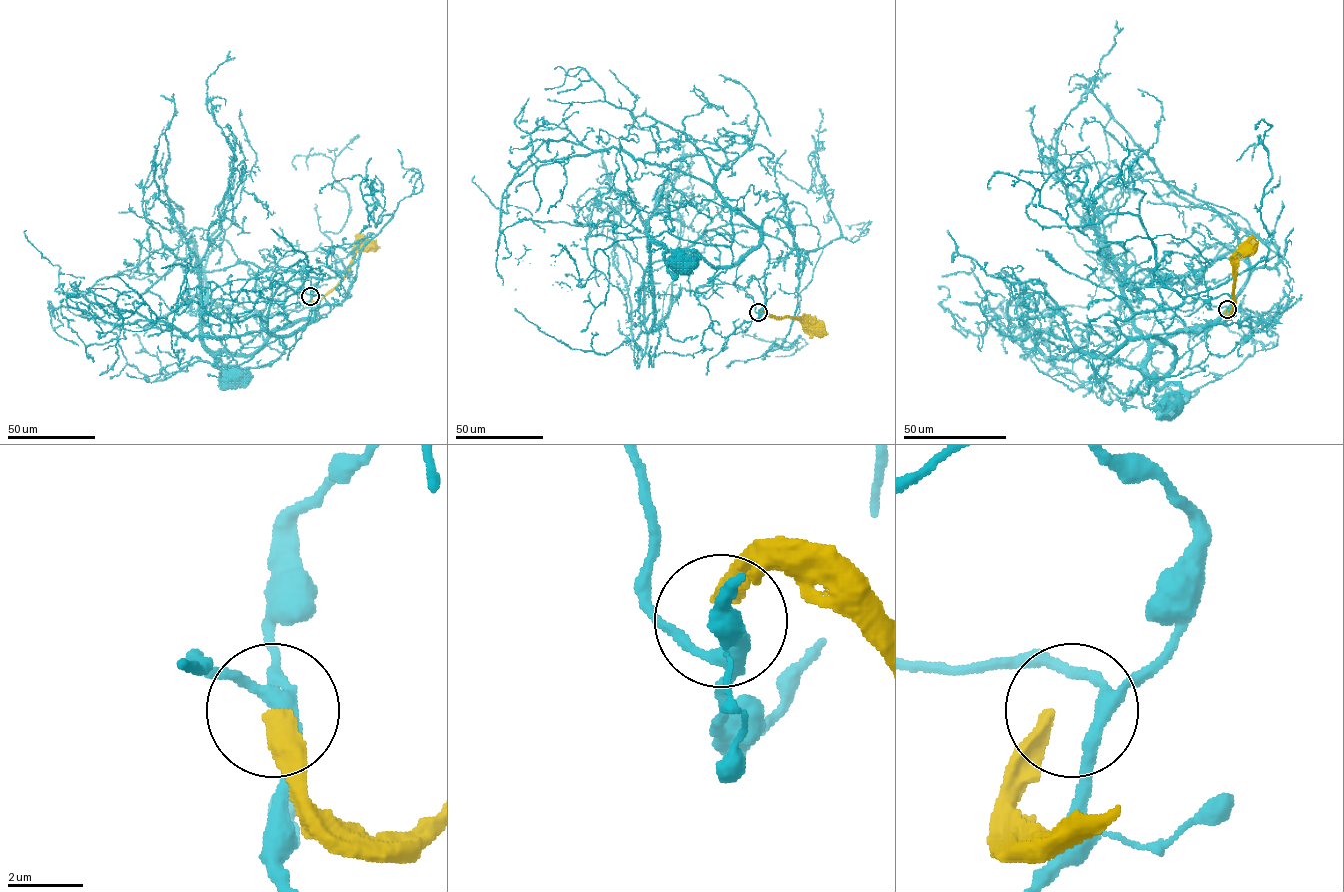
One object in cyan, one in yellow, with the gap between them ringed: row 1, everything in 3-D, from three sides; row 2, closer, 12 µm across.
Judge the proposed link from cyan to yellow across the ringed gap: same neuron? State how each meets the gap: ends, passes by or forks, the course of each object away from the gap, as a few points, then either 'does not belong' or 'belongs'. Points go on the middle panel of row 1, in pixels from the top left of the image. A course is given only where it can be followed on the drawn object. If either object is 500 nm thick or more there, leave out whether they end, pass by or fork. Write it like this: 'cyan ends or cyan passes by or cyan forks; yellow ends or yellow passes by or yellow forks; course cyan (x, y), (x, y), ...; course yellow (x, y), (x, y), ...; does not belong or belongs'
cyan forks; yellow ends; course cyan (759, 312), (769, 263), (763, 244), (717, 267), (694, 252), (662, 246), (669, 271), (676, 275), (684, 265); course yellow (758, 311), (778, 316), (805, 314), (819, 329); does not belong

